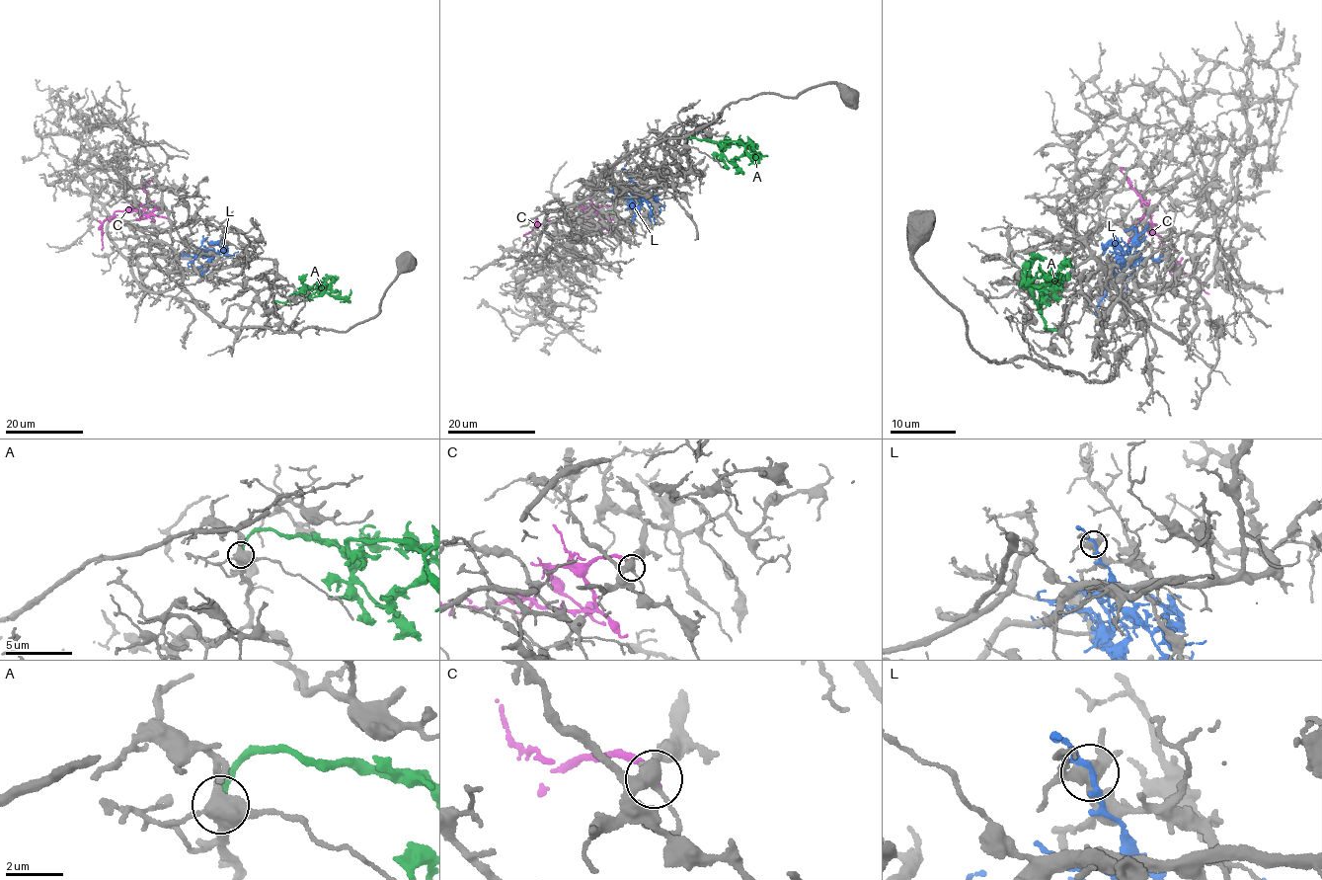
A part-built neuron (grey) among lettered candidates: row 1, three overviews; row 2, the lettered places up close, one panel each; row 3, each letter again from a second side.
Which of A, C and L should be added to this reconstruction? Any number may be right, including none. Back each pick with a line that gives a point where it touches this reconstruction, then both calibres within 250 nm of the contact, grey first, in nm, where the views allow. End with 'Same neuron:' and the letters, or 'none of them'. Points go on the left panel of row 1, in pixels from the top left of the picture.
C: (170, 219) | 360/300 nm
Same neuron: C

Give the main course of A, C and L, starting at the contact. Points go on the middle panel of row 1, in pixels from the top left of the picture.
A: (684, 146), (688, 139), (693, 137), (719, 143), (738, 140), (745, 151), (756, 156), (748, 165)
C: (612, 209), (601, 205), (587, 209), (581, 219), (544, 222), (523, 236)
L: (628, 174), (641, 195), (631, 200), (626, 196), (611, 200)

